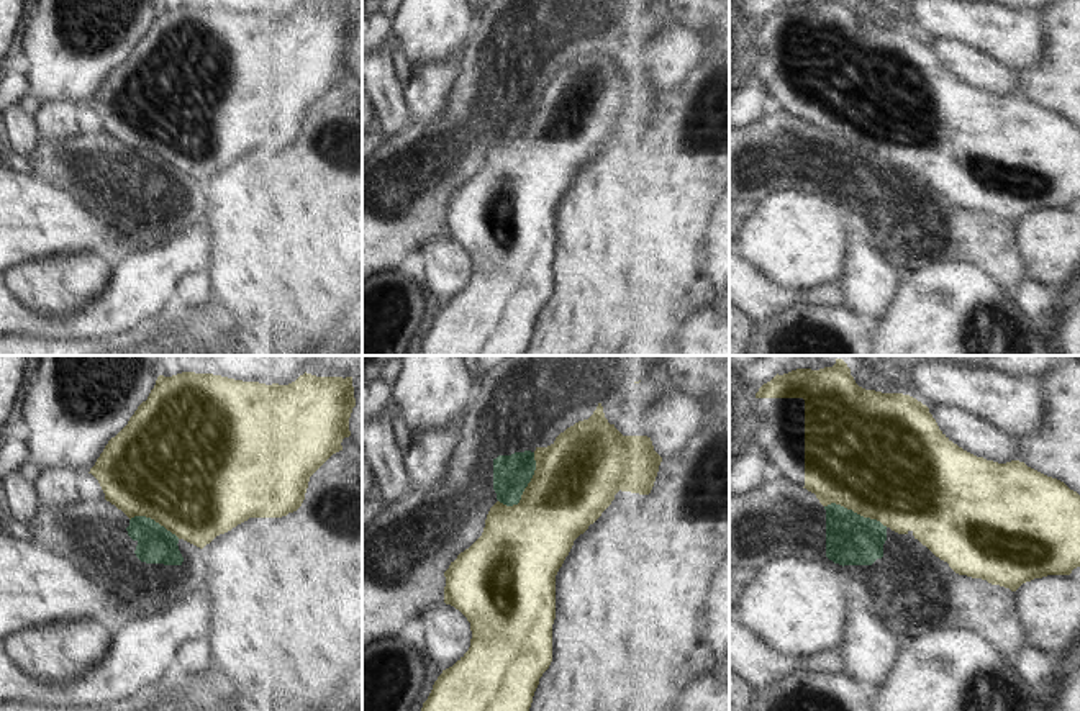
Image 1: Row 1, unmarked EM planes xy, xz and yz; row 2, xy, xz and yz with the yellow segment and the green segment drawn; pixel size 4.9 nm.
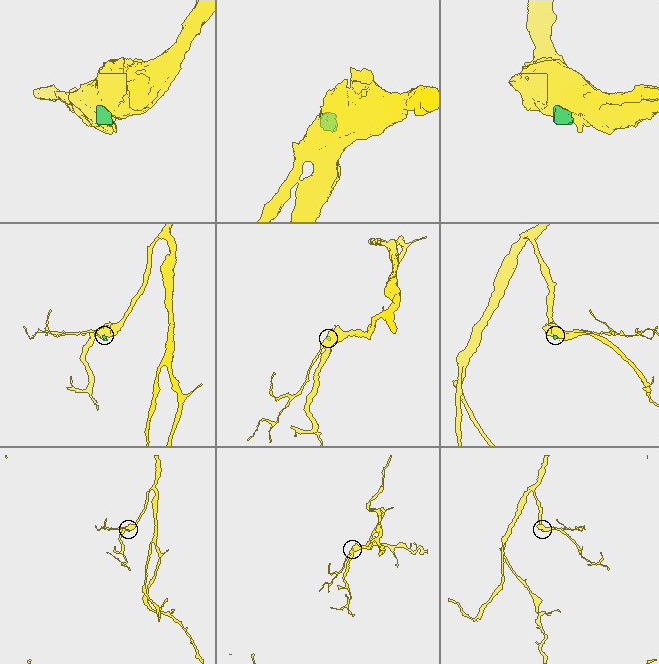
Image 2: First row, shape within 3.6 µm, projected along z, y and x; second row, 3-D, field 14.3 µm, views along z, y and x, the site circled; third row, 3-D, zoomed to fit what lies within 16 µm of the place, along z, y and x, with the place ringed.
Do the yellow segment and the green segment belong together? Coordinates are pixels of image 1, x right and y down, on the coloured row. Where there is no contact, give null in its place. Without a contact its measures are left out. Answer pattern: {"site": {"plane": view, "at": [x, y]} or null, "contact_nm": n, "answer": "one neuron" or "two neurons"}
{"site": {"plane": "xz", "at": [526, 487]}, "contact_nm": 300, "answer": "one neuron"}

